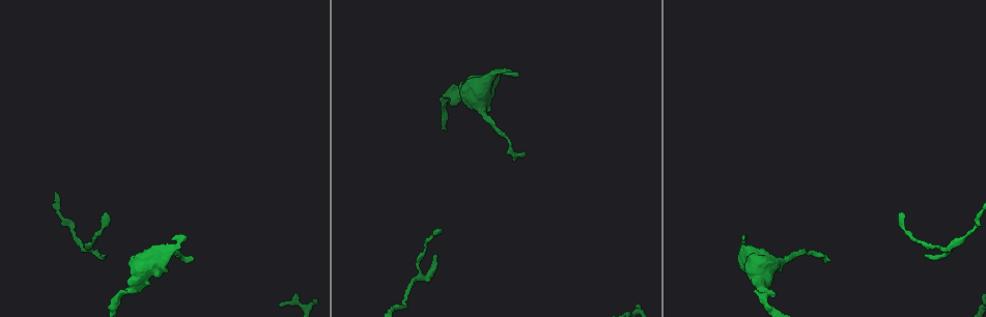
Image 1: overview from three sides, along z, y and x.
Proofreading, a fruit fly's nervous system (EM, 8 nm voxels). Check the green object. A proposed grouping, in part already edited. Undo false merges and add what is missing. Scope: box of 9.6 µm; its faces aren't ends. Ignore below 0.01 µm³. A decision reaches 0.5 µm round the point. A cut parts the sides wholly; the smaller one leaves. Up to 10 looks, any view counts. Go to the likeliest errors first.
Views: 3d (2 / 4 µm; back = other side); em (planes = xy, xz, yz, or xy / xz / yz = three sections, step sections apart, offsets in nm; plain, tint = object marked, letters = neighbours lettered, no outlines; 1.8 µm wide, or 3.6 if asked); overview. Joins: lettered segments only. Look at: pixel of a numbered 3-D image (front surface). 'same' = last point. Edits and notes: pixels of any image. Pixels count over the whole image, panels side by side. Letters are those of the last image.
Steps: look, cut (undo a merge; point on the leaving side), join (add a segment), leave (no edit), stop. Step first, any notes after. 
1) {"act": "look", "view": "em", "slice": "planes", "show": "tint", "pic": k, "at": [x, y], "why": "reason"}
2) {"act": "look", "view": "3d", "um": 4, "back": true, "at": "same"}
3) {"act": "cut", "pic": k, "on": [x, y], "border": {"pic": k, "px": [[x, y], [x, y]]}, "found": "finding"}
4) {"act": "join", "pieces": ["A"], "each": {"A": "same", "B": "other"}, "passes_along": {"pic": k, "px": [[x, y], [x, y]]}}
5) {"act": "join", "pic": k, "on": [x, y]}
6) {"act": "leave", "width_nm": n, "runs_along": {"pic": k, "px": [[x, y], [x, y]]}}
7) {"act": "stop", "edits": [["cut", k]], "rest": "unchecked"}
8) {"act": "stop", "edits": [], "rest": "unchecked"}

{"act": "look", "view": "3d", "um": 2, "pic": 1, "at": [764, 294], "why": "narrows sharply"}

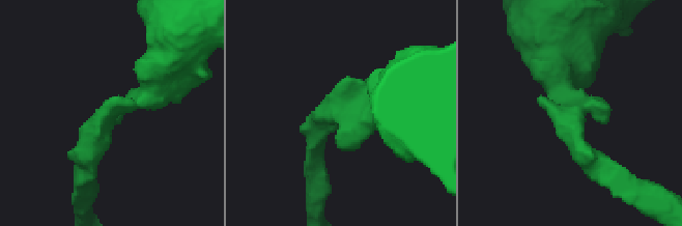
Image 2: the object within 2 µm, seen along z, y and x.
{"act": "look", "view": "em", "slice": "planes", "show": "letters", "pic": 2, "at": [118, 107], "arm_widths_nm": [190, 550], "why": "need the tissue"}

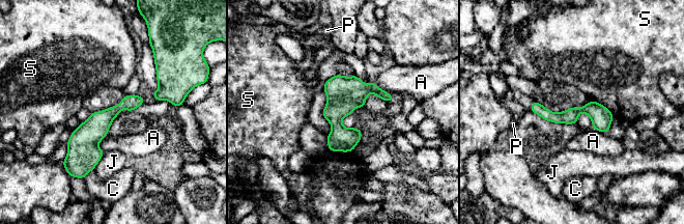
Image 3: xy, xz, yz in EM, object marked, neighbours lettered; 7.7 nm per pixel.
{"act": "leave", "longest_contact_nm": ["S", 240], "each": {"A": "other", "C": "other", "J": "other", "P": "other", "S": "other"}, "border": {"pic": 3, "px": [[373, 82], [386, 90], [394, 100]]}, "found": "continuous, no second neuron"}

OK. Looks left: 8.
{"act": "look", "view": "3d", "um": 2, "pic": 1, "at": [436, 231], "why": "an open end"}

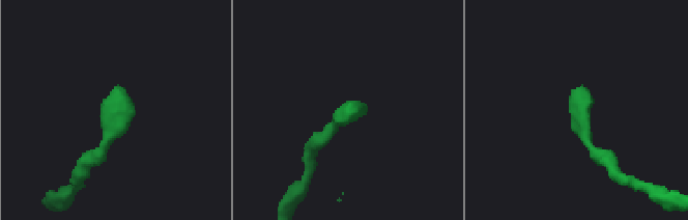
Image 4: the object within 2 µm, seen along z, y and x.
{"act": "look", "view": "em", "um": 3.6, "slice": "planes", "show": "tint", "pic": 4, "at": [578, 87], "why": "shape alone is not enough"}

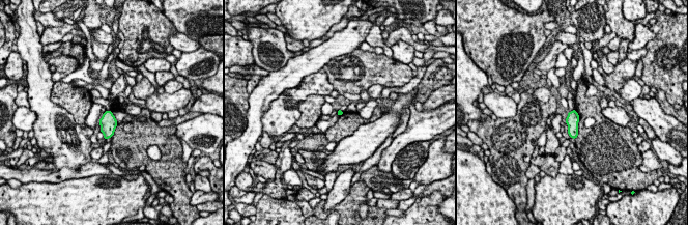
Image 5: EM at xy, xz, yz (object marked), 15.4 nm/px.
{"act": "look", "view": "em", "um": 3.6, "slice": "planes", "show": "letters", "at": "same", "why": "see the neighbours"}

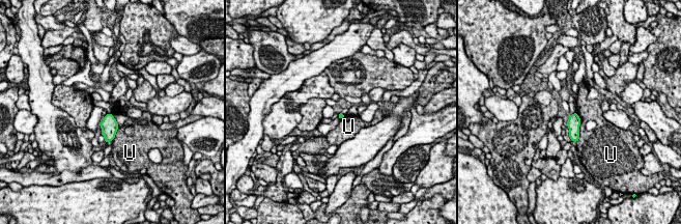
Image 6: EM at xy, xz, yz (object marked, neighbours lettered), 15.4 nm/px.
{"act": "leave", "longest_contact_nm": ["U", 480], "each": {"U": "other"}, "border": {"pic": 6, "px": [[576, 112], [576, 142]]}, "found": "none of them fits"}

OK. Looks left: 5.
{"act": "look", "view": "em", "um": 3.6, "slice": "planes", "show": "tint", "pic": 1, "at": [514, 77]}

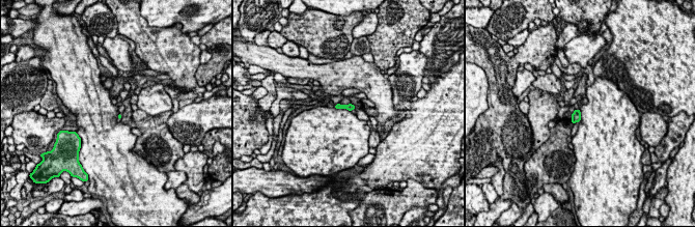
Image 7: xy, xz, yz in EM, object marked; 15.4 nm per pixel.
{"act": "look", "view": "em", "um": 3.6, "slice": "planes", "show": "letters", "at": "same"}

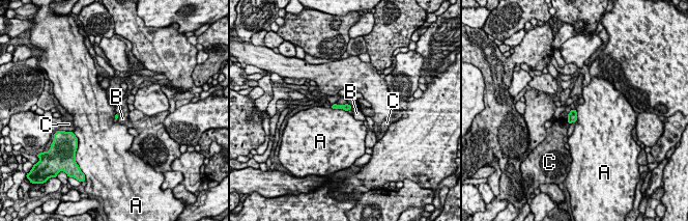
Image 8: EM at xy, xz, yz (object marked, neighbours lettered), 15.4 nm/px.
{"act": "leave", "each": {"A": "other", "B": "other", "C": "other"}, "found": "none of them fits"}

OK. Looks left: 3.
{"act": "look", "view": "3d", "um": 2, "pic": 1, "at": [176, 253], "why": "narrows sharply"}

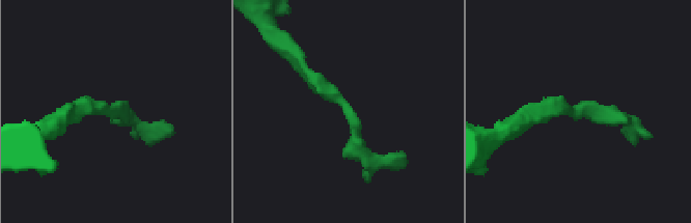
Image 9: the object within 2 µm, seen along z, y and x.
{"act": "look", "view": "em", "slice": "planes", "show": "tint", "pic": 9, "at": [580, 106], "why": "now the EM"}

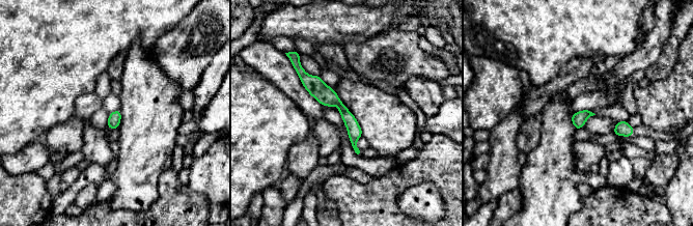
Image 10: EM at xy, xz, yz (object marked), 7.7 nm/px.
{"act": "look", "view": "em", "slice": "planes", "show": "letters", "at": "same", "why": "what lies round it"}

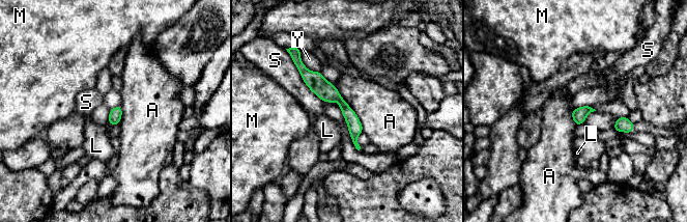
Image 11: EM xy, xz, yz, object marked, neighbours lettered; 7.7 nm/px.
{"act": "leave", "longest_contact_nm": ["A", 420], "each": {"A": "other", "L": "other", "M": "other", "S": "other", "Y": "other"}, "runs_along": {"pic": 11, "px": [[302, 70], [344, 106], [359, 148]]}, "found": "all the same neuron"}

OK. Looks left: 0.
{"act": "stop", "edits": [], "rest": "unchecked"}

